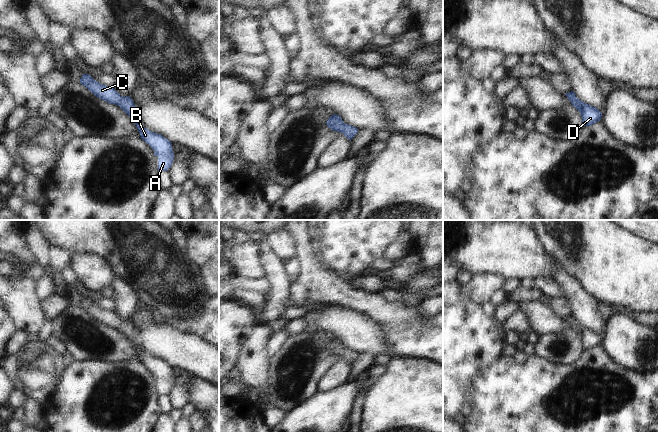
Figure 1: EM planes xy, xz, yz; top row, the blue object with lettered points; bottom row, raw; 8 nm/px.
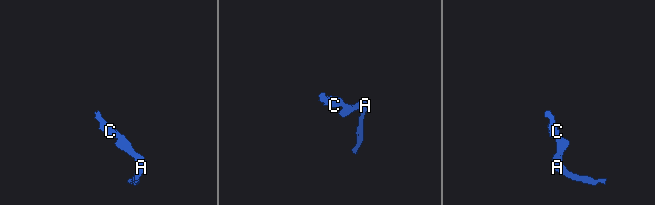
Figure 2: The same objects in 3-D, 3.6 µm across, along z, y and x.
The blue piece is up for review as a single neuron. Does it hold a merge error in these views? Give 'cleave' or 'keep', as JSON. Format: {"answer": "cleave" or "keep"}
{"answer": "keep"}

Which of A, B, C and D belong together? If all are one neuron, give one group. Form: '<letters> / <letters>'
A B C D

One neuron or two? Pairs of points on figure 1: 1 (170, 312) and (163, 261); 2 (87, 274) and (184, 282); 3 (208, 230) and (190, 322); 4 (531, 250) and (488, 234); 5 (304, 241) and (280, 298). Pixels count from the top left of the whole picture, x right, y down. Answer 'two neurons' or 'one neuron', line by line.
1: one neuron
2: two neurons
3: one neuron
4: one neuron
5: two neurons

